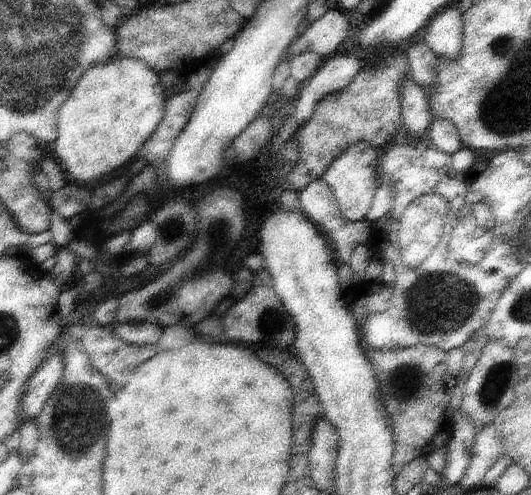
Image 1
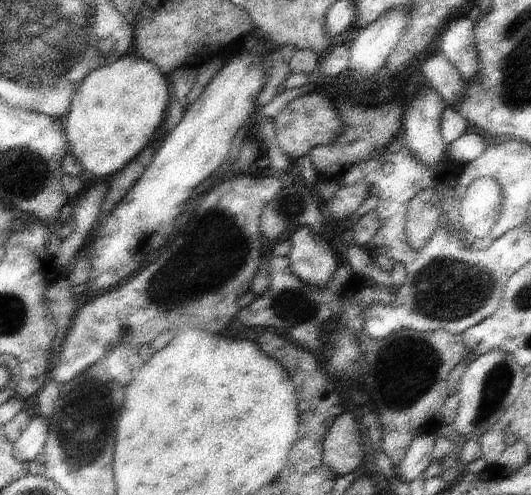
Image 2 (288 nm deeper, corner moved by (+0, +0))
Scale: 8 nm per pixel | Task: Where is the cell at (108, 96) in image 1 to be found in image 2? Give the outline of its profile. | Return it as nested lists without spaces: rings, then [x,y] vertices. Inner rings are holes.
[[[129,50],[123,58],[111,62],[107,60],[101,68],[95,72],[87,74],[81,86],[77,88],[71,108],[65,114],[65,132],[67,132],[67,142],[69,142],[69,152],[77,158],[83,170],[91,172],[97,178],[103,176],[117,176],[135,156],[151,142],[155,130],[161,128],[167,116],[167,108],[173,100],[171,96],[171,84],[167,82],[169,76],[165,76],[153,62],[141,58],[135,50]]]

